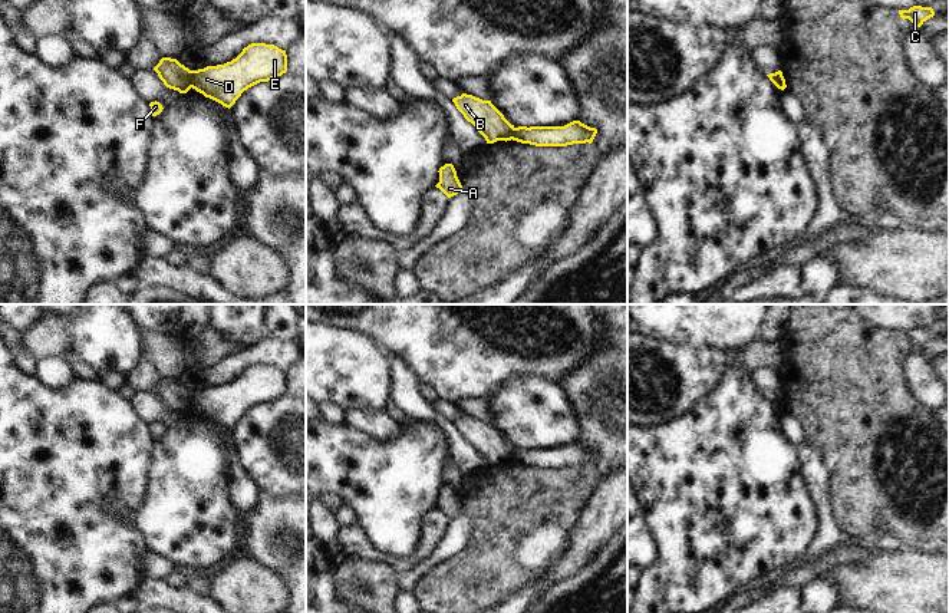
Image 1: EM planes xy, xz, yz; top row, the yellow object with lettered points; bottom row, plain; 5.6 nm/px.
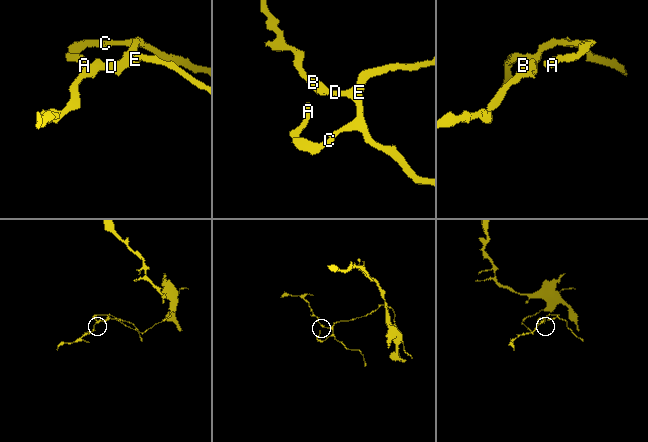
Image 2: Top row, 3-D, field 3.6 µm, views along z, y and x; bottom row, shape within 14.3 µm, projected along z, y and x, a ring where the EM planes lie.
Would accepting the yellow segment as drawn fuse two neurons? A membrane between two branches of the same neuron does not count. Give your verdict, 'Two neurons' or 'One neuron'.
Two neurons

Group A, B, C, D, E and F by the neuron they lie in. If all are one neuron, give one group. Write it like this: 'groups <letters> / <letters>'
groups A C D E / B F

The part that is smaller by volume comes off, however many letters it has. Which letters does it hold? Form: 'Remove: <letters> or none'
Remove: B, F

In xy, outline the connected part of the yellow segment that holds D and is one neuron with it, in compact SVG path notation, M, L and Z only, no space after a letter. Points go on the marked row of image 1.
M251 43L224 65L191 70L191 88L225 108L231 108L244 90L287 72L286 50L274 45Z

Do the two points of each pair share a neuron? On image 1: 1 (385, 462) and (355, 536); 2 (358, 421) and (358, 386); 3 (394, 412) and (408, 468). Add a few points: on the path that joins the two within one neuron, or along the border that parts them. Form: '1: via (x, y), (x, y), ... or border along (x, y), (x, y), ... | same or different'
1: border along (356, 524), (381, 551) | different
2: border along (345, 412), (374, 411), (385, 417) | different
3: border along (411, 419), (399, 424) | different

